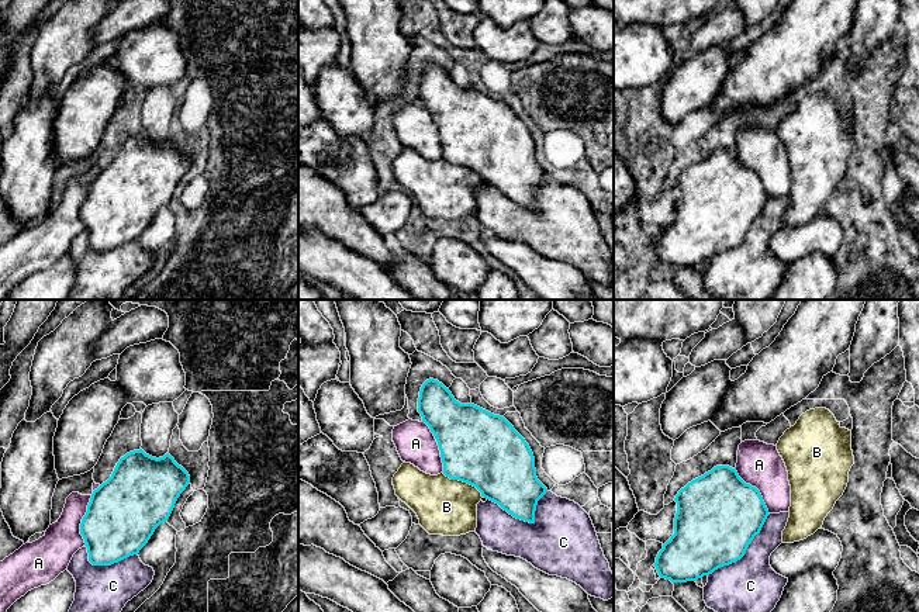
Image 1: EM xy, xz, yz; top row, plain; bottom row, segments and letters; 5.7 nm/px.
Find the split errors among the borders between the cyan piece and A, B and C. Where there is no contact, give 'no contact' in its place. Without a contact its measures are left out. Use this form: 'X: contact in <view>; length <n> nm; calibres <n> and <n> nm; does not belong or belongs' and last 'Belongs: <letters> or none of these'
A: contact in xz; length 320 nm; calibres 420 and 220 nm; does not belong
B: contact in xz; length 280 nm; calibres 420 and 320 nm; does not belong
C: contact in xz; length 340 nm; calibres 300 and 380 nm; does not belong
Belongs: none of these

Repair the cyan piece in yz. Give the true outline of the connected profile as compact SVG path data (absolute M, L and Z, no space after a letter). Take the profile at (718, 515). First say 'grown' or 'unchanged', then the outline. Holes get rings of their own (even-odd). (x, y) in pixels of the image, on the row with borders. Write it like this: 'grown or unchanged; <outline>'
unchanged; M716 466L678 491L674 501L674 535L663 544L654 567L660 578L674 582L697 581L740 560L760 533L768 514L760 491L746 484L736 467Z

